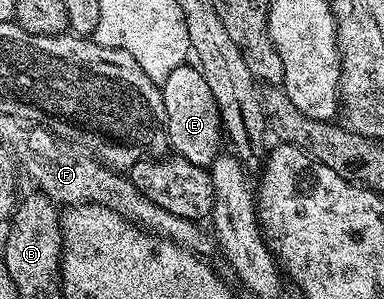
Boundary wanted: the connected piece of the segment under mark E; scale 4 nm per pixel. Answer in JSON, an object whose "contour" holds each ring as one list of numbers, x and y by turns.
{"contour":[[186,62,171,70,171,74,167,74,159,87,165,107,165,130,169,134,169,148,187,162,208,169,222,151,223,129,215,98,211,96,211,89,207,86,207,78,203,78,200,68]]}

